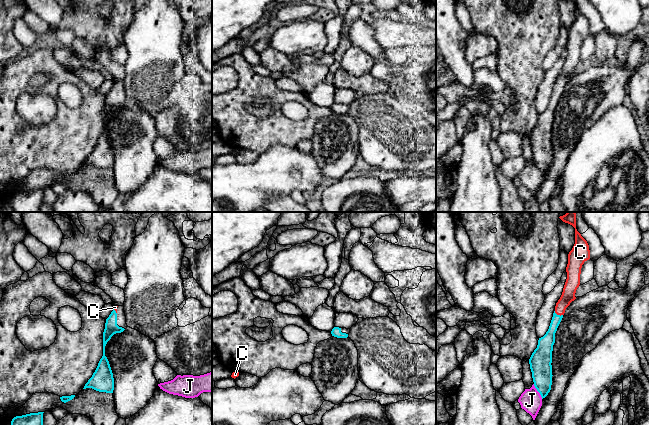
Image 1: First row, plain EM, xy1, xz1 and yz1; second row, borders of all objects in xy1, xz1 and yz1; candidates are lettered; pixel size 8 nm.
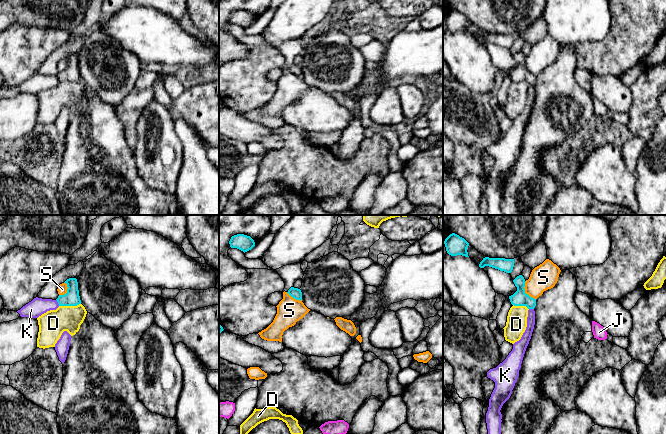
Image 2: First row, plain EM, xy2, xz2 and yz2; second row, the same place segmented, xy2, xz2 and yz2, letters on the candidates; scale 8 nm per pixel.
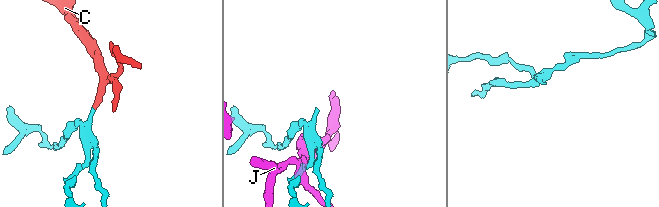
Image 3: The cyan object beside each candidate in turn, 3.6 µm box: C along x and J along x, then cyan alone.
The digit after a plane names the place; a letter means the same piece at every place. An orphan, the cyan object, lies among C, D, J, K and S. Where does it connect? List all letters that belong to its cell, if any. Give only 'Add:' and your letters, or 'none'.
Add: C

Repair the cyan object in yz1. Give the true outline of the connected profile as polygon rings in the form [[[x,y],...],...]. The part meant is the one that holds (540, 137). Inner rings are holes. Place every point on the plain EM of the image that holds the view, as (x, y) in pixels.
[[[570,0],[575,4],[575,20],[572,26],[568,30],[568,40],[566,43],[567,55],[563,64],[562,71],[555,82],[555,87],[546,110],[539,114],[537,124],[532,129],[529,140],[532,148],[532,154],[534,162],[540,169],[542,175],[545,174],[551,166],[552,161],[552,127],[553,121],[555,119],[555,109],[557,104],[563,94],[566,84],[570,81],[572,77],[576,75],[575,69],[580,61],[580,50],[581,44],[585,37],[590,35],[590,26],[587,17],[581,12],[581,10],[576,5],[576,0]]]

